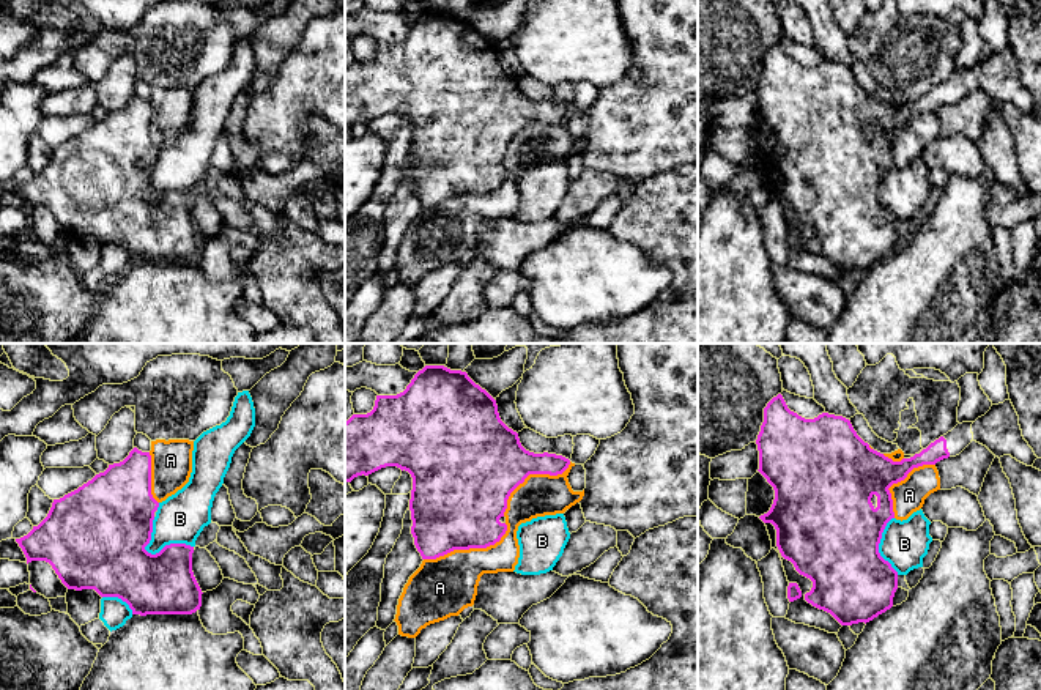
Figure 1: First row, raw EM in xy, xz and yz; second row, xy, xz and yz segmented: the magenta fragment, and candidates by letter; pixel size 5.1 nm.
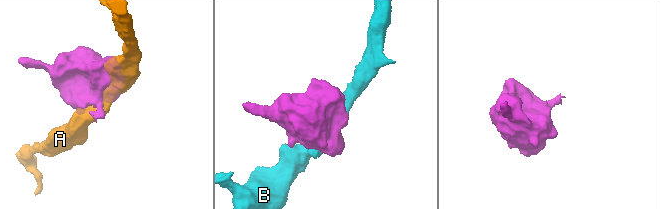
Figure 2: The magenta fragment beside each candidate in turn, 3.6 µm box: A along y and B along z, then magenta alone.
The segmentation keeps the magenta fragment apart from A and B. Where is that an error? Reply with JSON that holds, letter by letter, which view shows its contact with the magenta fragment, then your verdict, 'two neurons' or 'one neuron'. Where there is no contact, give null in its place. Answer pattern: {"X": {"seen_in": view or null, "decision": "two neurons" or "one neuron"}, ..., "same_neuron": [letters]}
{"A": {"seen_in": "xz", "decision": "two neurons"}, "B": {"seen_in": "xy", "decision": "two neurons"}, "same_neuron": []}

